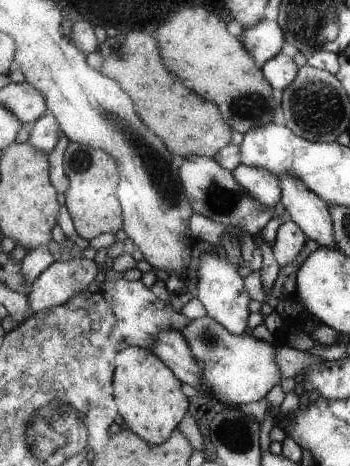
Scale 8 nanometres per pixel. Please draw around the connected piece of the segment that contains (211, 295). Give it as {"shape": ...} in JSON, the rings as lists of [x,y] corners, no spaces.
{"shape":[[[202,253],[198,265],[198,286],[196,298],[202,302],[209,317],[213,317],[233,334],[244,334],[248,328],[250,316],[250,296],[244,290],[244,280],[240,278],[236,264],[231,264],[227,259],[216,254]]]}

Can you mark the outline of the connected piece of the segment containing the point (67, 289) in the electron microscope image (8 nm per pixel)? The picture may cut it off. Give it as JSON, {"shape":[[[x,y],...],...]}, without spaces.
{"shape":[[[94,259],[54,261],[34,282],[27,299],[32,312],[66,304],[94,281],[99,270]]]}

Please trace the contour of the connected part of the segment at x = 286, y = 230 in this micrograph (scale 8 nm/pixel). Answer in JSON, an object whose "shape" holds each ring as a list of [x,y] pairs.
{"shape":[[[291,220],[279,226],[271,248],[276,261],[284,268],[288,264],[298,264],[297,260],[306,244],[305,232]]]}

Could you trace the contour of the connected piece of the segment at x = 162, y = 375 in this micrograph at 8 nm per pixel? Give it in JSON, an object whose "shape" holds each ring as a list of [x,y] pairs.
{"shape":[[[126,347],[119,352],[116,360],[116,370],[113,372],[113,388],[116,390],[113,396],[113,404],[117,407],[118,414],[122,416],[123,421],[130,431],[137,433],[142,440],[148,441],[150,444],[164,444],[166,440],[170,438],[170,435],[176,431],[178,424],[180,424],[180,420],[184,418],[184,414],[186,414],[186,410],[188,410],[188,398],[186,398],[186,396],[182,394],[182,390],[180,390],[180,388],[182,388],[181,380],[178,380],[177,375],[172,372],[154,352],[150,352],[150,350],[146,350],[145,348]]]}

